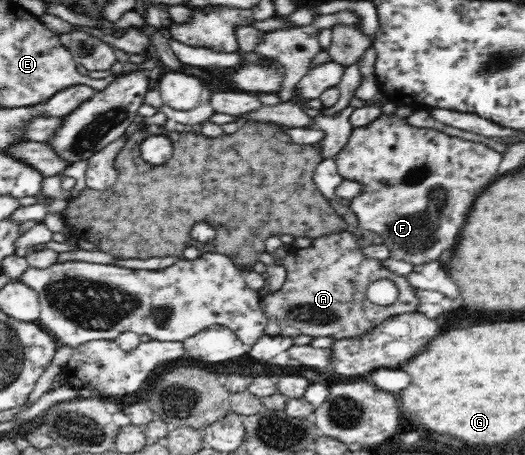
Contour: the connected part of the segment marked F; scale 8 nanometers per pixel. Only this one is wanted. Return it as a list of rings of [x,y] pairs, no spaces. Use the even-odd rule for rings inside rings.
[[[397,107],[395,115],[387,116],[382,113],[376,120],[373,120],[366,126],[355,128],[348,138],[348,142],[340,148],[340,152],[336,152],[332,159],[336,163],[336,170],[342,177],[342,180],[356,181],[362,185],[360,192],[349,202],[349,208],[355,214],[357,218],[358,228],[362,230],[372,245],[386,246],[390,250],[390,259],[402,260],[405,263],[410,263],[413,266],[426,265],[436,260],[443,260],[448,257],[448,254],[452,253],[452,246],[456,244],[456,236],[460,232],[460,228],[464,226],[466,222],[466,216],[472,208],[472,202],[476,200],[476,196],[484,190],[484,186],[494,180],[498,176],[498,170],[500,170],[500,164],[502,164],[502,157],[504,154],[494,150],[490,146],[483,142],[472,142],[472,140],[466,140],[466,138],[458,138],[458,136],[450,136],[444,132],[432,129],[432,128],[416,128],[404,121],[404,118],[408,115],[407,107]]]

